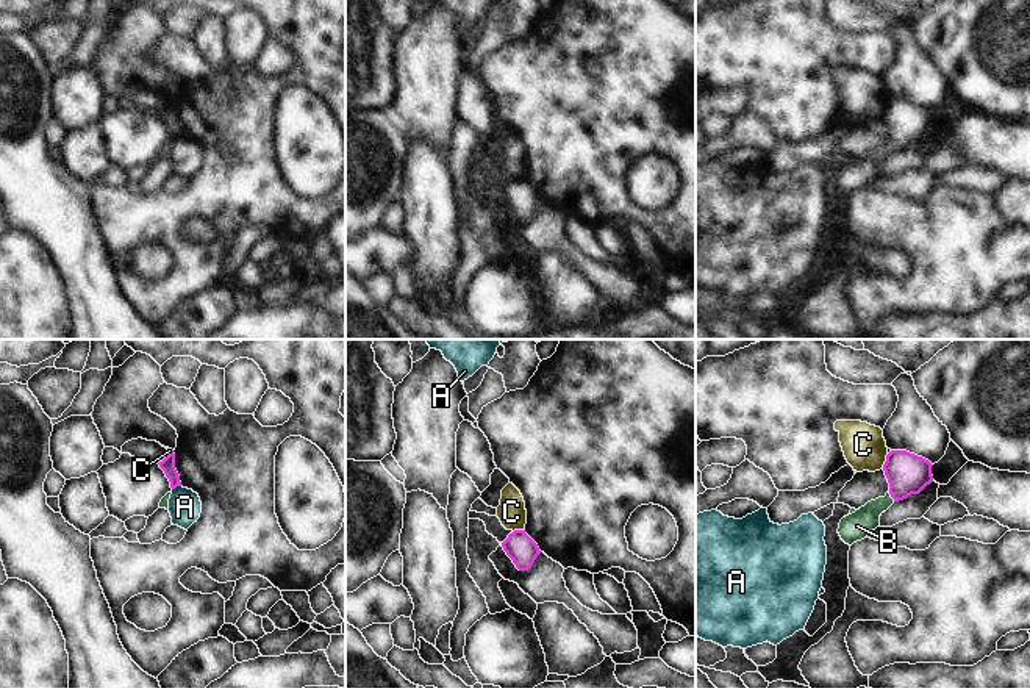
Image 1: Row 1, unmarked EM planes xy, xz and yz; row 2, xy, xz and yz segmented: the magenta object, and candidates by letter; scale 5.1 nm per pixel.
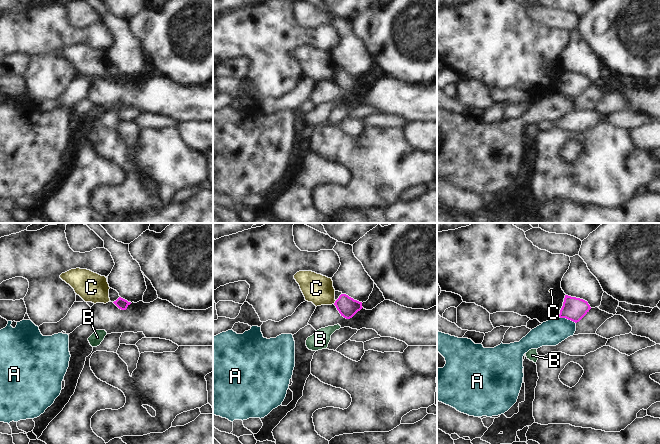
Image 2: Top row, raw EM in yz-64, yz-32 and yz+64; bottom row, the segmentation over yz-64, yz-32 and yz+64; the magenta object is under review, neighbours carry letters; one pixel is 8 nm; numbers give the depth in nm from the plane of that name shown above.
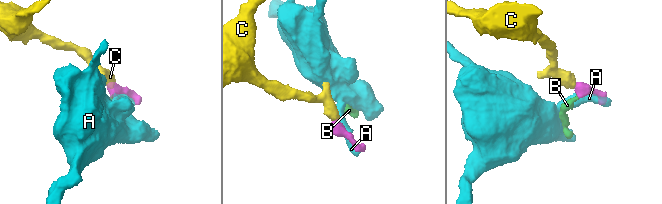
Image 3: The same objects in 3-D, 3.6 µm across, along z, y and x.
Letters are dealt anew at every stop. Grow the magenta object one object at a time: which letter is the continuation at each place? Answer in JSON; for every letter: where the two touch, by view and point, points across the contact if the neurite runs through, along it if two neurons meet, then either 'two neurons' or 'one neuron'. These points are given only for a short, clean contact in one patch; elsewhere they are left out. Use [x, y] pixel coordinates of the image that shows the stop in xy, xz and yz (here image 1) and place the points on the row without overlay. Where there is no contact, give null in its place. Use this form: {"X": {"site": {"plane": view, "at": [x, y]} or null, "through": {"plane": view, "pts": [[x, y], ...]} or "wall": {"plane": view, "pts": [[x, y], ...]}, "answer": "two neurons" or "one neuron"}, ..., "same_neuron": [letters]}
{"A": {"site": {"plane": "xy", "at": [175, 136]}, "answer": "two neurons"}, "B": {"site": {"plane": "yz", "at": [891, 146]}, "through": {"plane": "yz", "pts": [[907, 124], [891, 146], [857, 175]]}, "answer": "one neuron"}, "C": {"site": {"plane": "yz", "at": [885, 111]}, "wall": {"plane": "yz", "pts": [[888, 103], [882, 118]]}, "answer": "two neurons"}, "same_neuron": ["B"]}

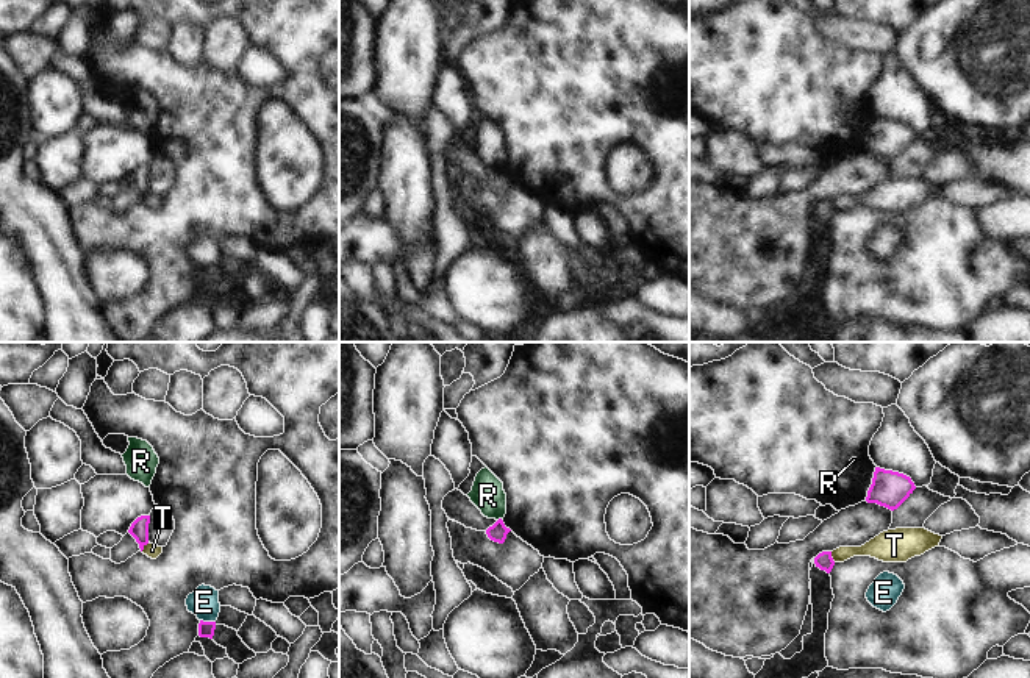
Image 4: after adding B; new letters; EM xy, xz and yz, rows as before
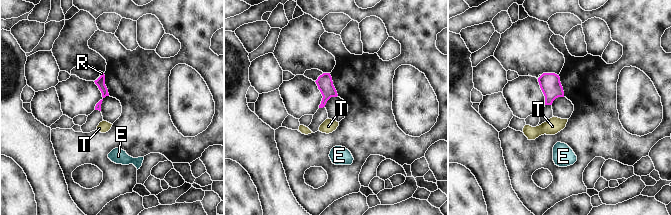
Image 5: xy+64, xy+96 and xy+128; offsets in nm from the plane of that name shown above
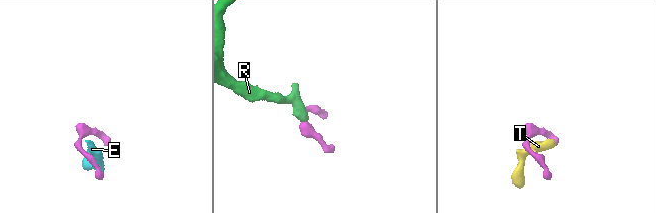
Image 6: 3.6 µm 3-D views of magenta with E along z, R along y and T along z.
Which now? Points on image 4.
{"E": {"site": {"plane": "xy", "at": [208, 272]}, "wall": {"plane": "xy", "pts": [[200, 269], [214, 272]]}, "answer": "two neurons"}, "R": {"site": {"plane": "xz", "at": [499, 169]}, "wall": {"plane": "xz", "pts": [[500, 167], [497, 171]]}, "answer": "two neurons"}, "T": {"site": {"plane": "xy", "at": [143, 197]}, "wall": {"plane": "xy", "pts": [[149, 192], [141, 200]]}, "answer": "two neurons"}, "same_neuron": []}

